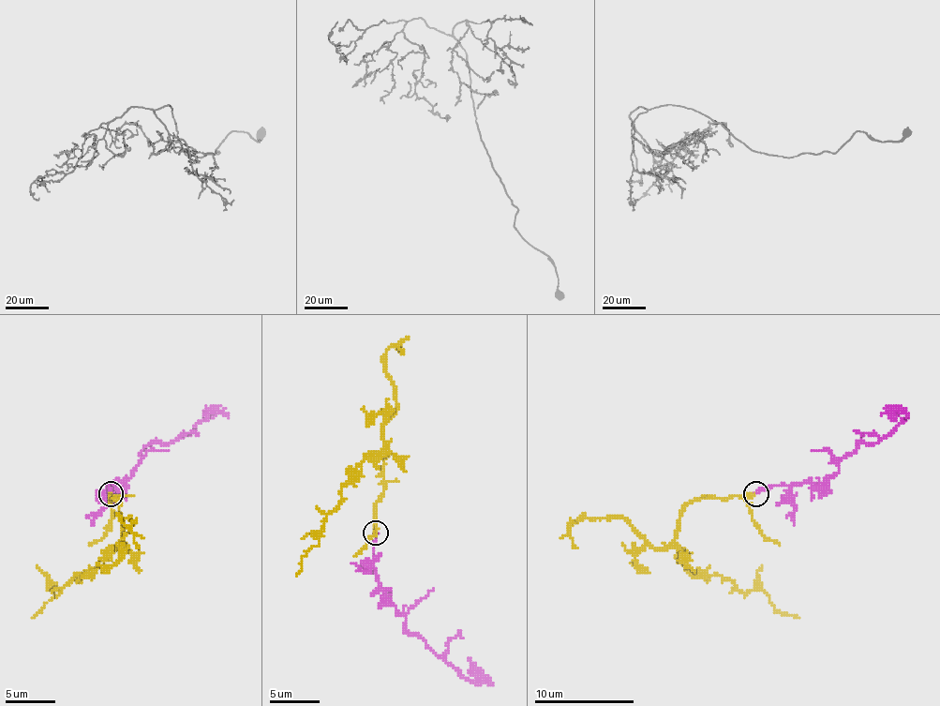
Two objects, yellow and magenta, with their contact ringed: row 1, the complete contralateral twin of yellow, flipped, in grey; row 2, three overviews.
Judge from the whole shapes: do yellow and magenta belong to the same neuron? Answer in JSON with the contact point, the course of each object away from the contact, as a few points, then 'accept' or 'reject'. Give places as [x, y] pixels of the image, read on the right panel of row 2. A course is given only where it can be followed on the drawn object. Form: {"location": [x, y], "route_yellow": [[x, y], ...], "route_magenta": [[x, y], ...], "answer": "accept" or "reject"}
{"location": [756, 493], "route_yellow": [[754, 493], [694, 498], [675, 548], [692, 573], [762, 590], [782, 615], [798, 617]], "route_magenta": [[756, 493], [774, 486], [821, 486], [858, 445], [876, 443], [906, 415], [906, 411], [906, 418]], "answer": "accept"}

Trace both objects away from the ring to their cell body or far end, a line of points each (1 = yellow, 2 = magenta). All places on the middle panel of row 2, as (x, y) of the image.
1: (376, 531), (373, 506), (383, 491), (386, 456), (379, 451), (341, 488), (341, 499), (301, 558), (296, 576)
2: (376, 533), (373, 573), (386, 598), (406, 618), (406, 628), (475, 683), (493, 683)

